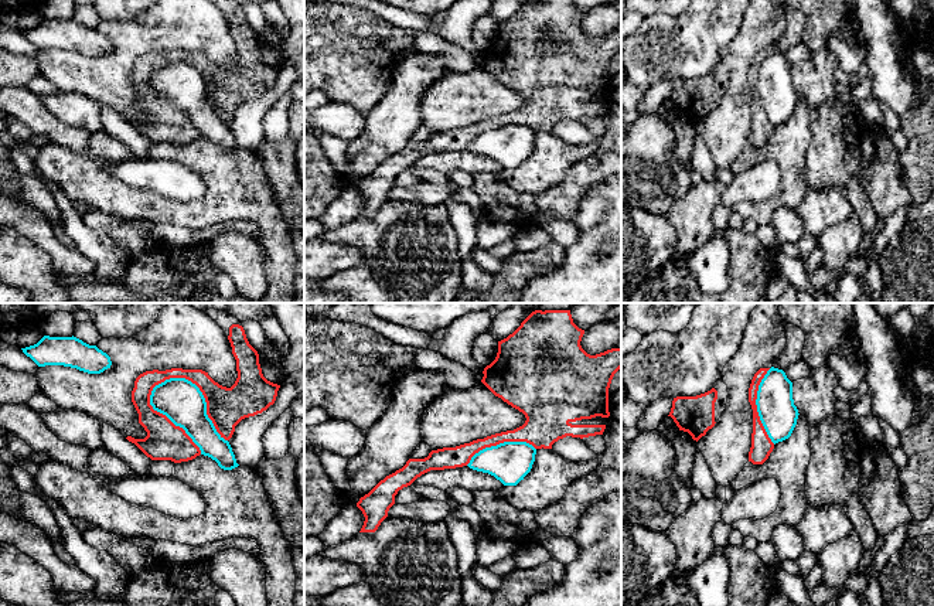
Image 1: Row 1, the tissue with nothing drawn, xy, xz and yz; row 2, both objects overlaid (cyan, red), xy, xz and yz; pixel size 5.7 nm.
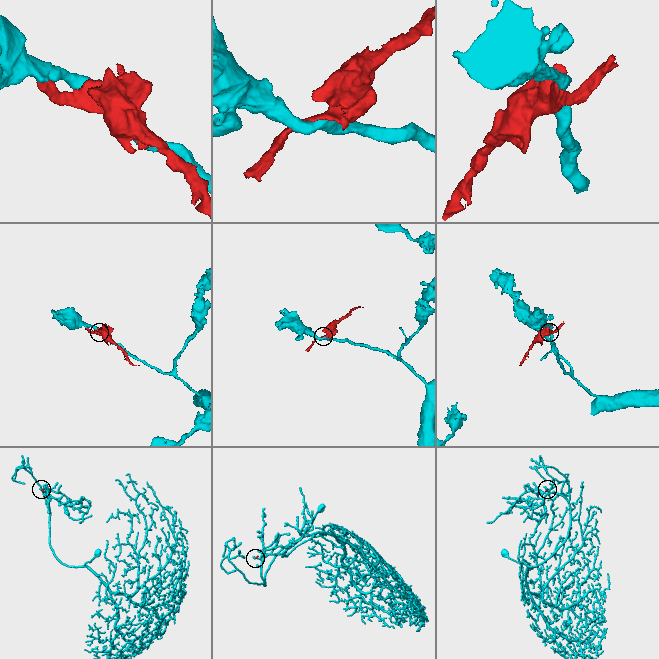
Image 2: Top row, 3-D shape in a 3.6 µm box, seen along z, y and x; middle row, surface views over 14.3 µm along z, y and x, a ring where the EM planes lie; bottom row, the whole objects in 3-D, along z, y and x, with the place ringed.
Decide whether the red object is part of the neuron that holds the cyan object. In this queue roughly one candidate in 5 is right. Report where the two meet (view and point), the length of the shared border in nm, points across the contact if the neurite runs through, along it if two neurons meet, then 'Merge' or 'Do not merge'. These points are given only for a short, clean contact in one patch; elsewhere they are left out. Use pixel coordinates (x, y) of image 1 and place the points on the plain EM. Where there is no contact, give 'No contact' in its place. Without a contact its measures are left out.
Touches cyan at xy (200, 74). Shared border 550 nm. Do not merge

